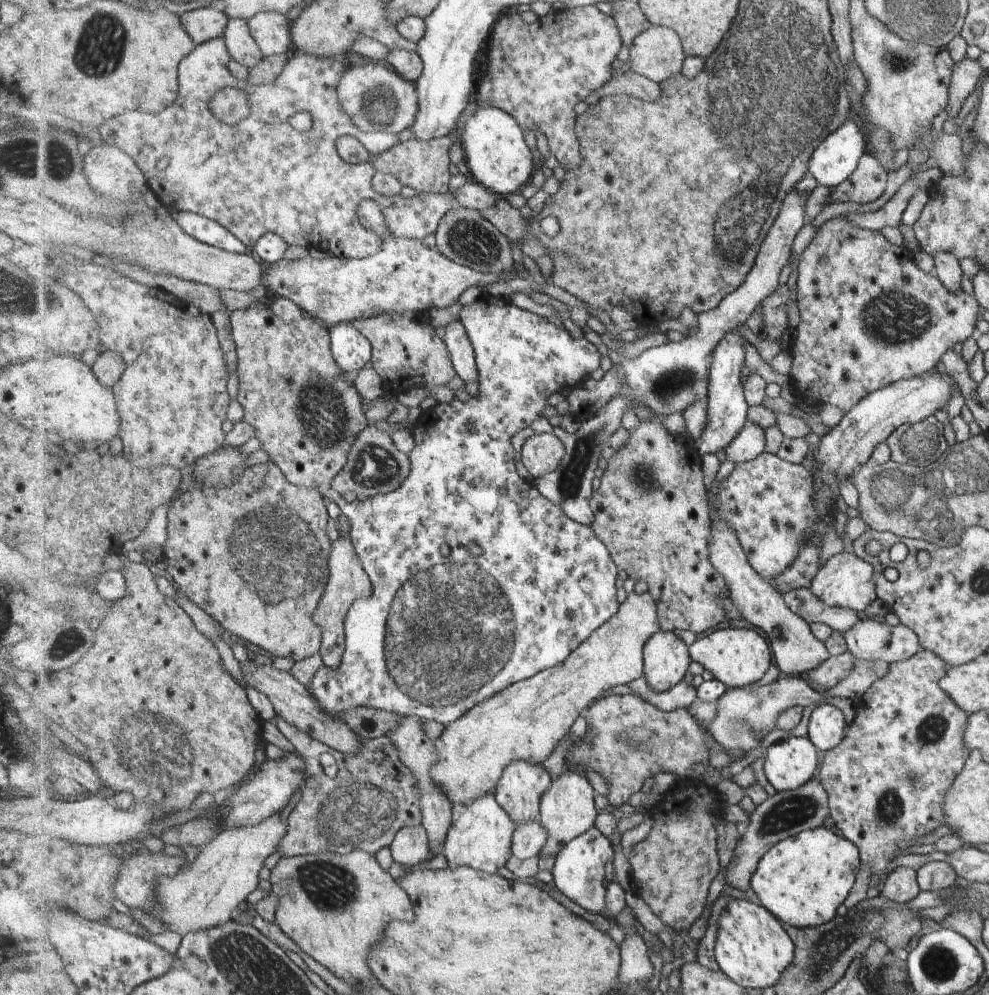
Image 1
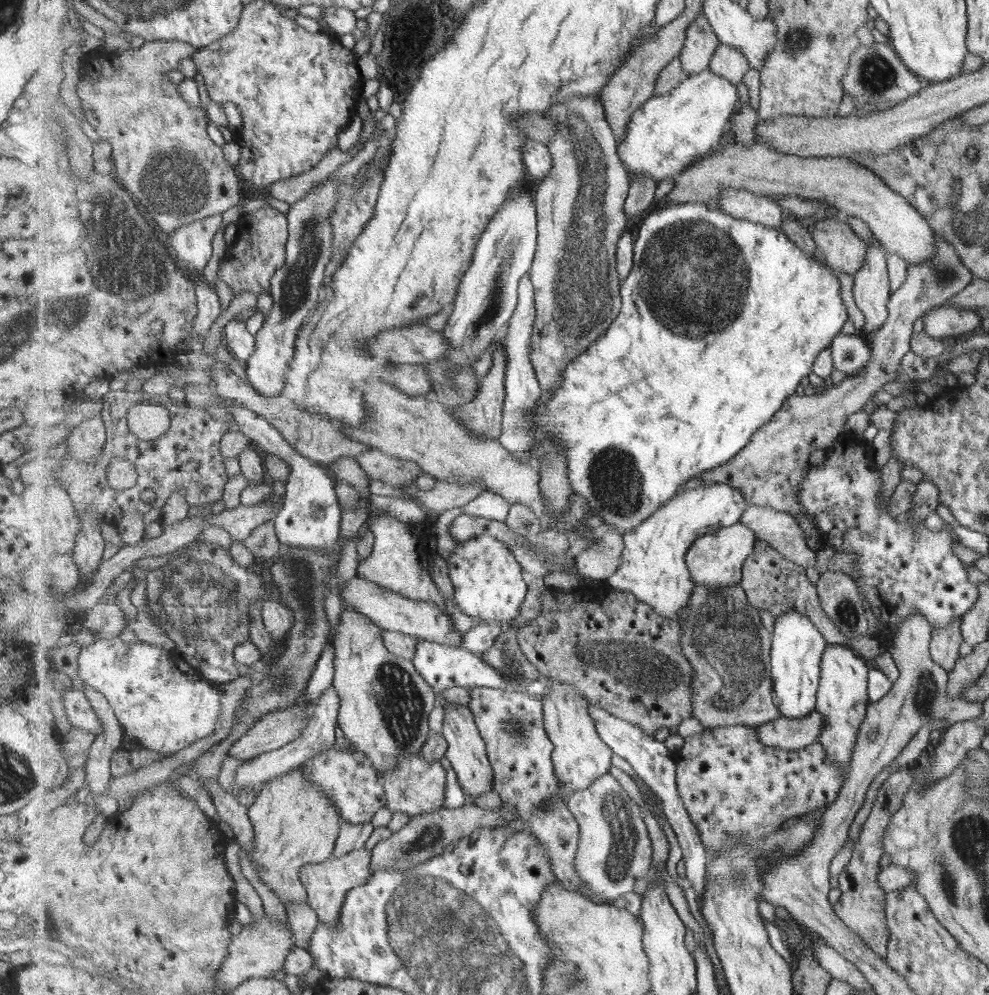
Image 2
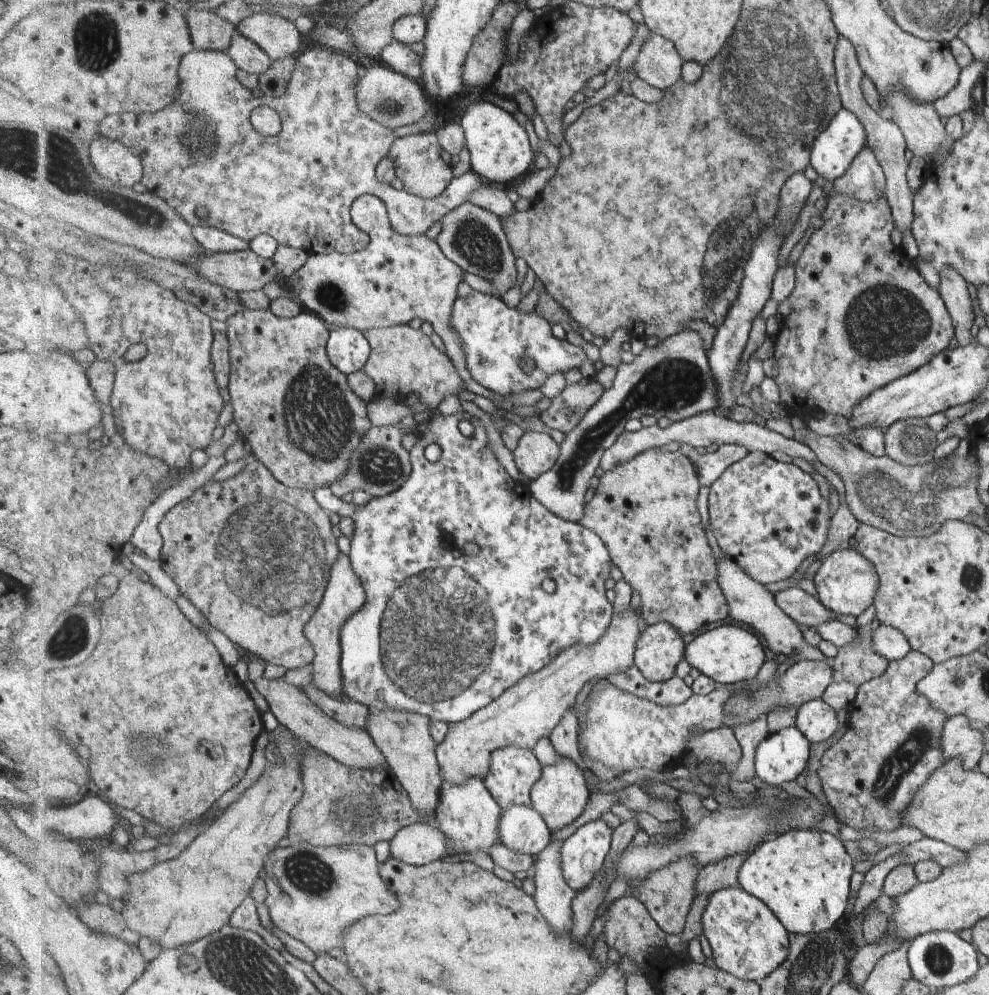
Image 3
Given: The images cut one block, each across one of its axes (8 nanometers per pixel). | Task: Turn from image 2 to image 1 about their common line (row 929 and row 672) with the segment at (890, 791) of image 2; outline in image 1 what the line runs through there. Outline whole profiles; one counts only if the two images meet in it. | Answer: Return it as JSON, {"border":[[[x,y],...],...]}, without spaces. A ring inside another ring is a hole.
{"border":[[[857,659],[855,660],[855,668],[851,672],[851,676],[847,680],[841,681],[835,688],[829,690],[814,683],[809,677],[805,677],[805,682],[817,690],[819,694],[828,696],[841,696],[857,700],[861,698],[877,680],[885,676],[889,668],[886,662],[882,660],[866,661]]]}

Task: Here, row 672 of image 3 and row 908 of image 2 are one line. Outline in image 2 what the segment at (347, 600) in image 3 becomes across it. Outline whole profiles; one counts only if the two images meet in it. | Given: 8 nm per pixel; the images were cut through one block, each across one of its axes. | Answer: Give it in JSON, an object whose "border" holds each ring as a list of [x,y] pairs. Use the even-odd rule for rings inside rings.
{"border":[[[357,849],[343,857],[331,856],[327,861],[305,864],[299,868],[299,878],[308,891],[308,903],[317,912],[320,922],[336,925],[349,891],[361,887],[372,878],[372,851]]]}

